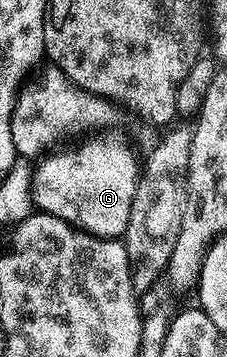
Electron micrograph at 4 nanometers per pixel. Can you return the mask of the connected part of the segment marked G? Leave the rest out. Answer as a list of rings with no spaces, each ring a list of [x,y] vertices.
[[[113,129],[90,133],[93,135],[86,142],[70,150],[54,149],[32,167],[33,204],[40,213],[55,216],[96,238],[120,239],[124,235],[143,166],[139,158],[137,162],[132,144]]]

